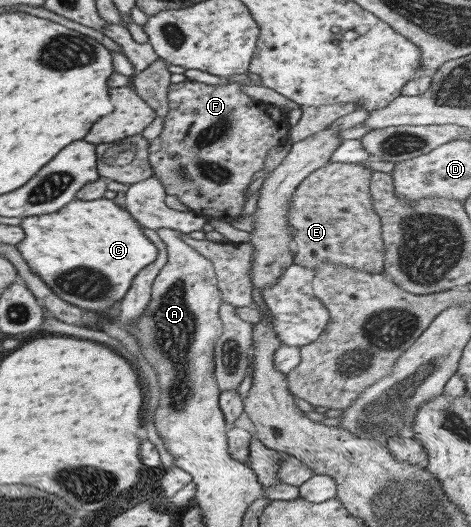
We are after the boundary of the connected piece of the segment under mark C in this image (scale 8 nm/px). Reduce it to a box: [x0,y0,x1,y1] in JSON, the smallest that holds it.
[17,200,158,312]

